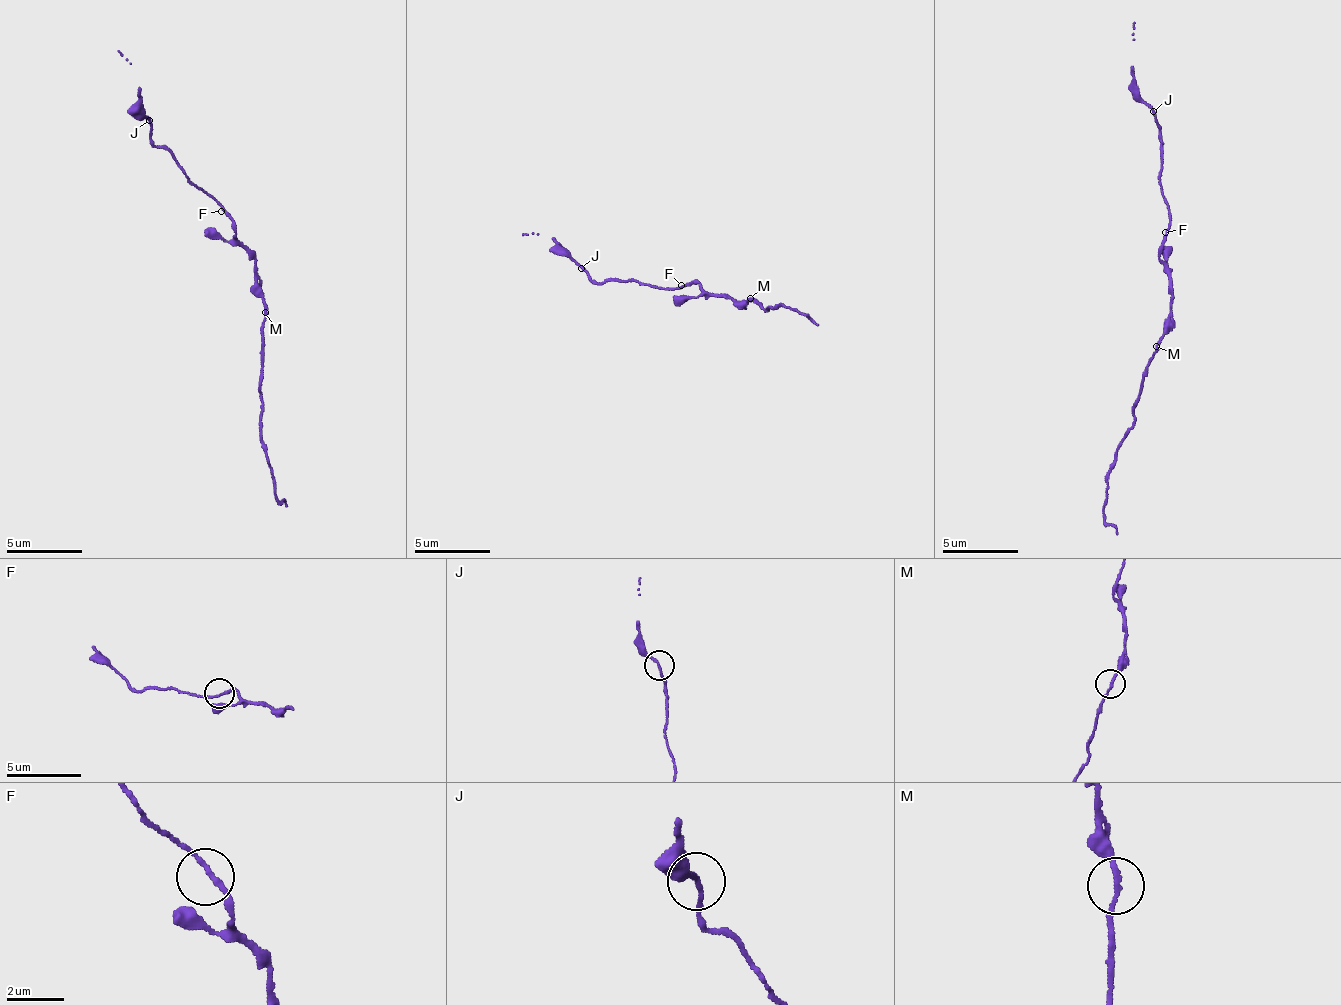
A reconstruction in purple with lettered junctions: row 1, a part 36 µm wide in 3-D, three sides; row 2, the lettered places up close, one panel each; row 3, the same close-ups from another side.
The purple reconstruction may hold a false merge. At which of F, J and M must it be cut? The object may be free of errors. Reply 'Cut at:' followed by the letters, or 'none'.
Cut at: none

